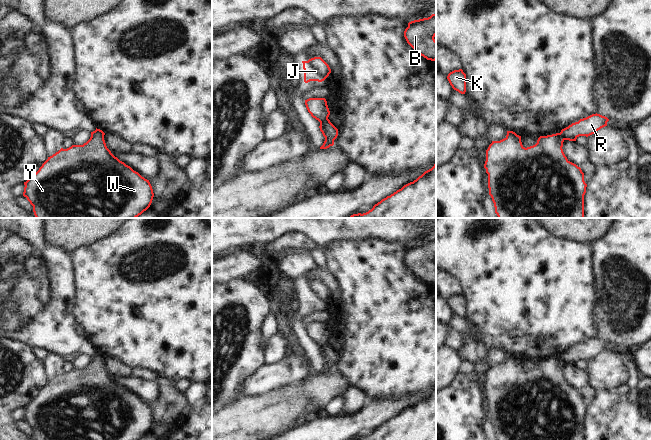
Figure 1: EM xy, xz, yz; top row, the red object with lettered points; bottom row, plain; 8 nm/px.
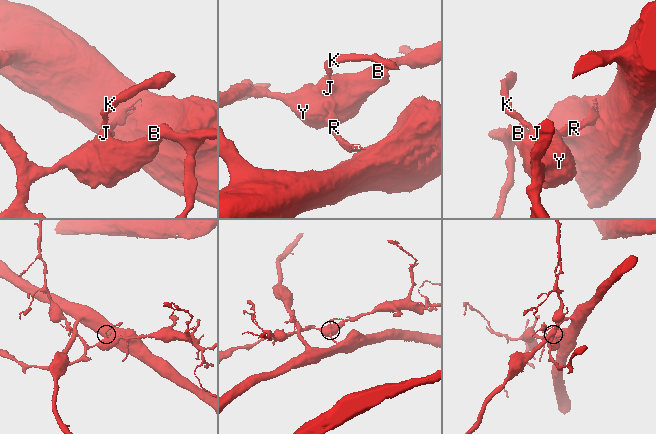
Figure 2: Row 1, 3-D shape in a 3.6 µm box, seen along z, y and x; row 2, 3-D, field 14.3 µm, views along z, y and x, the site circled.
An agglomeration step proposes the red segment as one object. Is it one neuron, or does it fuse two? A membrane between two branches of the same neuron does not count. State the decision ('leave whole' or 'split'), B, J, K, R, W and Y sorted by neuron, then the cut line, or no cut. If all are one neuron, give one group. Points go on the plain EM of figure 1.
split | B J K W Y / R | xz (327, 342), (319, 345)

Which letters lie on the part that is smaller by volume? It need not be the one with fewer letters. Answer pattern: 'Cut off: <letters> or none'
Cut off: R

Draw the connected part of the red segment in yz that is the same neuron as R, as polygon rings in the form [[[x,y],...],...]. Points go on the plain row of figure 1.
[[[592,338],[578,346],[572,347],[561,354],[560,359],[564,364],[576,365],[579,360],[590,360],[601,352],[607,350],[609,343],[600,338]]]

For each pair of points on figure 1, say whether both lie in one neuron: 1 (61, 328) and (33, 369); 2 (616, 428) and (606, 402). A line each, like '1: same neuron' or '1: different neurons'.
1: different neurons
2: same neuron

